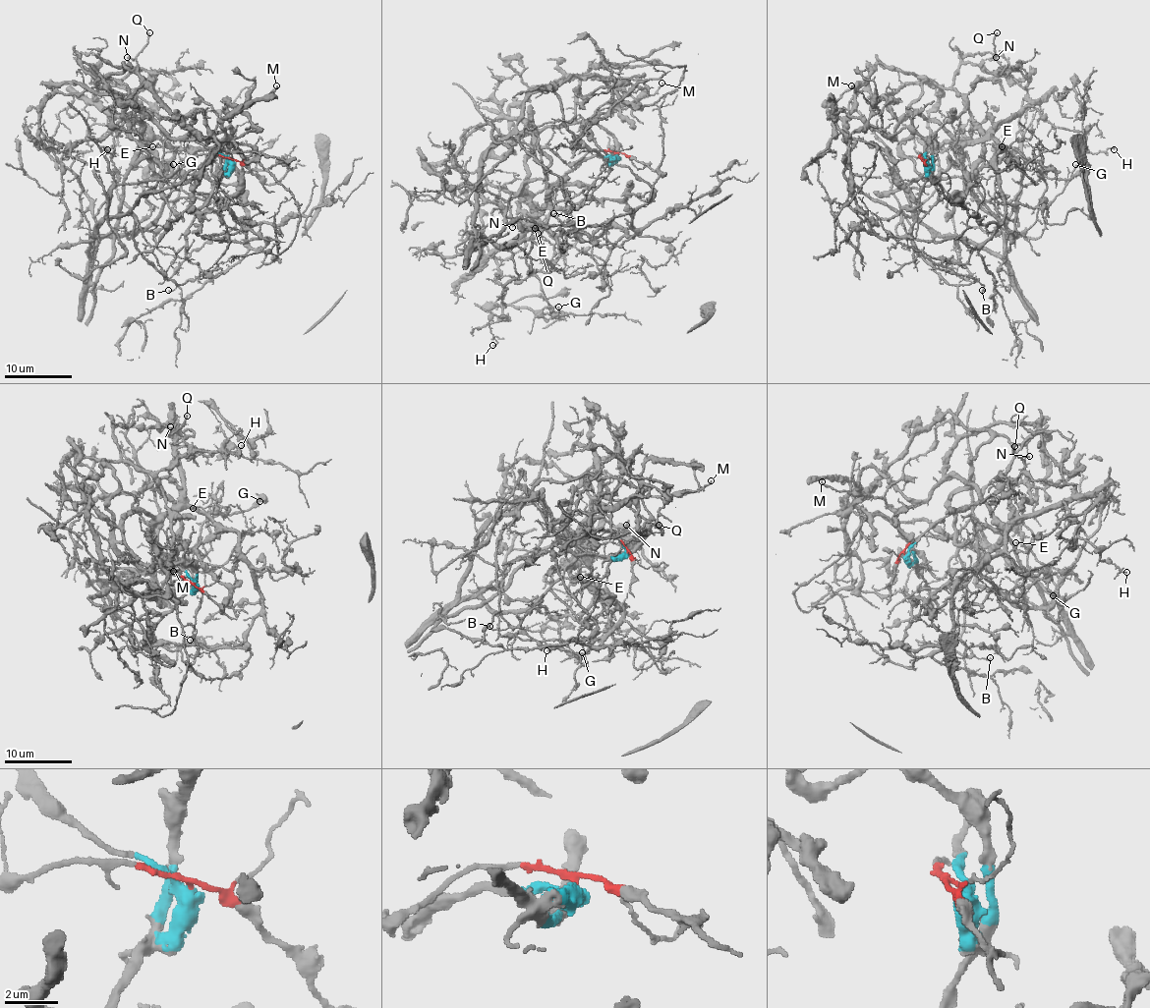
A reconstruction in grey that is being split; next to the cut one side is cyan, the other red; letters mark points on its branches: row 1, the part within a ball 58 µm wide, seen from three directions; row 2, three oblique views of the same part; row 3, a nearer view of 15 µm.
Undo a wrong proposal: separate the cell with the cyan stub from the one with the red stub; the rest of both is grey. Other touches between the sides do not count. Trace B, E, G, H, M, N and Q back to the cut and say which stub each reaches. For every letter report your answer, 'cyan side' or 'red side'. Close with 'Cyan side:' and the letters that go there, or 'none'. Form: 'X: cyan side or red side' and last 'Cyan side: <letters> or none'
B: red side
E: cyan side
G: cyan side
H: cyan side
M: cyan side
N: cyan side
Q: cyan side
Cyan side: E, G, H, M, N, Q

